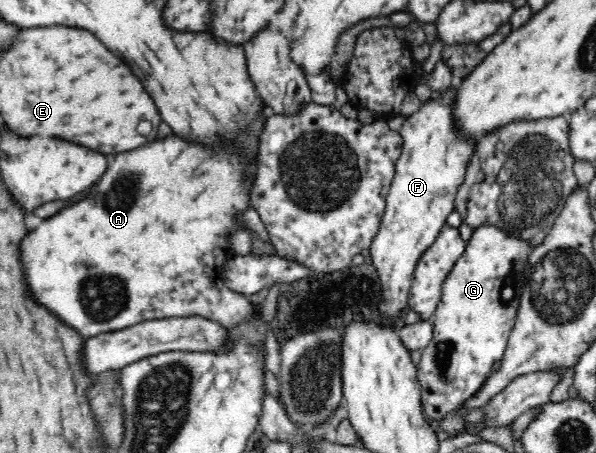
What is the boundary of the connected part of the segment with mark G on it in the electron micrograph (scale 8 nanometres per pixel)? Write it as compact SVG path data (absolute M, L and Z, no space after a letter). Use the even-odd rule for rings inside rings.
M482 224L473 230L462 256L450 270L443 284L441 301L433 314L433 338L422 350L417 367L417 379L421 386L421 404L424 417L441 420L464 407L486 384L494 364L504 357L510 333L513 332L522 287L529 275L528 256L533 244L510 236L496 224Z

